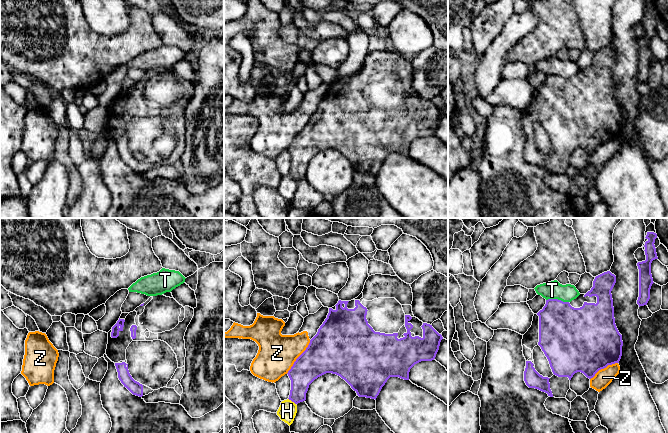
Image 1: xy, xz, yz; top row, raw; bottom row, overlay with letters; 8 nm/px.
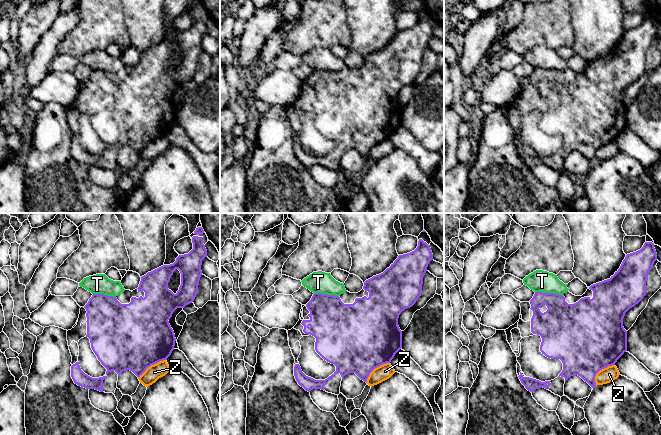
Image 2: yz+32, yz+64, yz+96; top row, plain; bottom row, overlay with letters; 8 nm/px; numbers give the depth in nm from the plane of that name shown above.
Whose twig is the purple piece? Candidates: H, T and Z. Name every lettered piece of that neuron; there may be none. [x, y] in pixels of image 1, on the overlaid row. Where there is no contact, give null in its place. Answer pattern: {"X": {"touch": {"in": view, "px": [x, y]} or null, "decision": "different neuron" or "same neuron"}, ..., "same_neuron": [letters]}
{"H": {"touch": {"in": "xz", "px": [292, 401]}, "decision": "different neuron"}, "T": {"touch": {"in": "yz", "px": [557, 299]}, "decision": "different neuron"}, "Z": {"touch": {"in": "xz", "px": [298, 357]}, "decision": "different neuron"}, "same_neuron": []}

